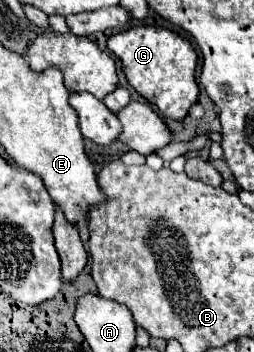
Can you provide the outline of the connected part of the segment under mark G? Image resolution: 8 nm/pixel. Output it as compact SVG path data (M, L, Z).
M137 25L117 35L111 35L107 39L107 47L121 59L123 73L127 75L131 87L143 99L155 105L161 115L169 119L183 119L187 115L189 107L197 101L199 95L199 87L195 81L197 53L191 47L189 39L177 35L171 29Z

